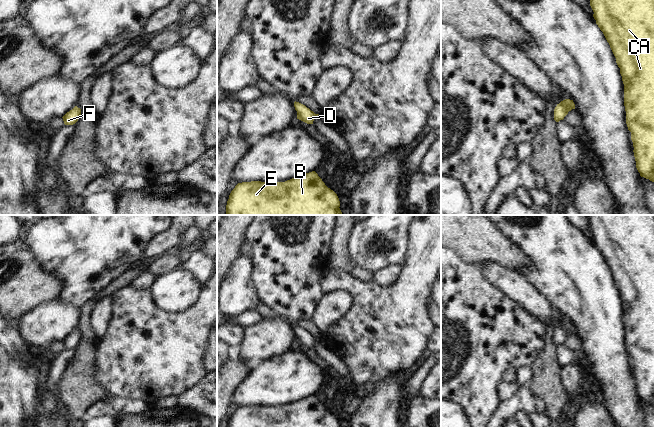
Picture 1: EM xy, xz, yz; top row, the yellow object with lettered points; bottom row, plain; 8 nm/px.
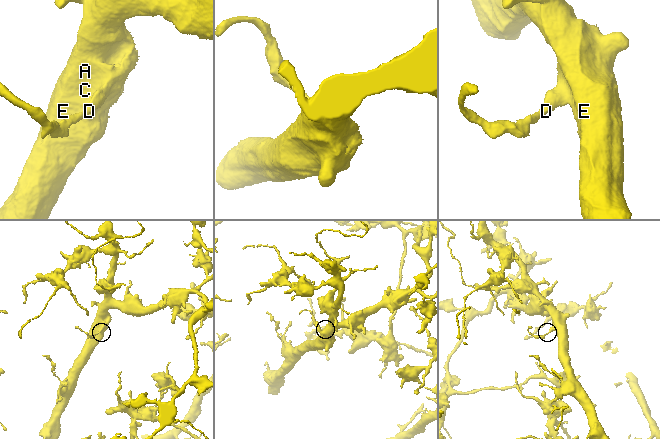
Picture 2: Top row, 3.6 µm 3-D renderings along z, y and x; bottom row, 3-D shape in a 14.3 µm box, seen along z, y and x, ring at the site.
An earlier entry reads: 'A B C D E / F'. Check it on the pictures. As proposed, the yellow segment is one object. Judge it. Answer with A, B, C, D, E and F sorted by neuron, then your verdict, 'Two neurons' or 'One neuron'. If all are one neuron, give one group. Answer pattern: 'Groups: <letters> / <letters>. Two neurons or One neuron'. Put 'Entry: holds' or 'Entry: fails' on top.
Entry: fails
Groups: A B C D E F. One neuron.

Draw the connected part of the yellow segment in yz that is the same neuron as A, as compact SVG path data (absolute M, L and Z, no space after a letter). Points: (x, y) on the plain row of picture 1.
M586 215L596 248L620 292L626 348L631 356L636 392L654 406L654 215Z

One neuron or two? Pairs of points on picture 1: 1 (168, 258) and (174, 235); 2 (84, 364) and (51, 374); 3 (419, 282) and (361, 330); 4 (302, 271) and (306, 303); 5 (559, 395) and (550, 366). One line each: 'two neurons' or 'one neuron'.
1: two neurons
2: two neurons
3: one neuron
4: one neuron
5: one neuron

